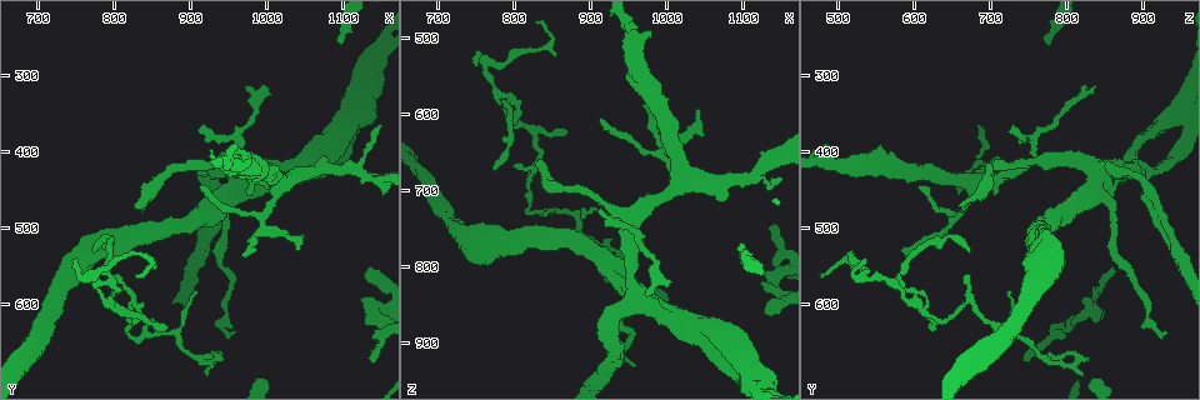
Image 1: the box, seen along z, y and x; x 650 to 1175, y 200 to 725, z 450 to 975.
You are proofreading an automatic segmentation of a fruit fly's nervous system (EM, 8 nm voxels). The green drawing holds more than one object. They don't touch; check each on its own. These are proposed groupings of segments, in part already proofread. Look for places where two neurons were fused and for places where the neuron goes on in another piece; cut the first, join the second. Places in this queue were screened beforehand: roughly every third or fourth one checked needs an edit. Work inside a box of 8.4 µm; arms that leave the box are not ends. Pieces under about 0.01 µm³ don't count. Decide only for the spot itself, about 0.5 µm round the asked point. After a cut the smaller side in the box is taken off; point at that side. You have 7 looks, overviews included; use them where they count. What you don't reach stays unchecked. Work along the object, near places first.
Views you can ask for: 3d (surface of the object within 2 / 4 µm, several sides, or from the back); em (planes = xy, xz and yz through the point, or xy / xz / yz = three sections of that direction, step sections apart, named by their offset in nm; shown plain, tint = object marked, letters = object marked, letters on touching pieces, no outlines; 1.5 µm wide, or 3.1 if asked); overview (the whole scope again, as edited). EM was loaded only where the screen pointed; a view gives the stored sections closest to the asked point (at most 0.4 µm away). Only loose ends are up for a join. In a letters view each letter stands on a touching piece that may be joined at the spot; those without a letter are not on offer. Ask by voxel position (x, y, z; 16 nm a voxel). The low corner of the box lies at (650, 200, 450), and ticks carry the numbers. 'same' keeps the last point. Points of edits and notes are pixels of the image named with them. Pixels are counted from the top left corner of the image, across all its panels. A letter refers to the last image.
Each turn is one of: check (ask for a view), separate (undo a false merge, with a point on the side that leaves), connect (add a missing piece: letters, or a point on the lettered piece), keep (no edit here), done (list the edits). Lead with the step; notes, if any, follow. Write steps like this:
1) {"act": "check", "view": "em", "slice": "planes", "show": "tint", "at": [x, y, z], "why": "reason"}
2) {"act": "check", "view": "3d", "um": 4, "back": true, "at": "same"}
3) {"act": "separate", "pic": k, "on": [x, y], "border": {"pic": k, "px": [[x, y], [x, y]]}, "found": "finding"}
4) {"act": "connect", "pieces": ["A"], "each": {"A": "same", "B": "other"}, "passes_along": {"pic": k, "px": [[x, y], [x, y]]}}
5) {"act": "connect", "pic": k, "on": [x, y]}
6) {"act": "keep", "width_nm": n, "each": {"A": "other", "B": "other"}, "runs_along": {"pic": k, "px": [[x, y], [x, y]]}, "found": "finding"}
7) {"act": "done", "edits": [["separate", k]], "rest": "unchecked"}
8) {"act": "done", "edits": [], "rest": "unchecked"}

{"act": "check", "view": "em", "slice": "planes", "show": "tint", "at": [960, 430, 840], "why": "sharp bend"}

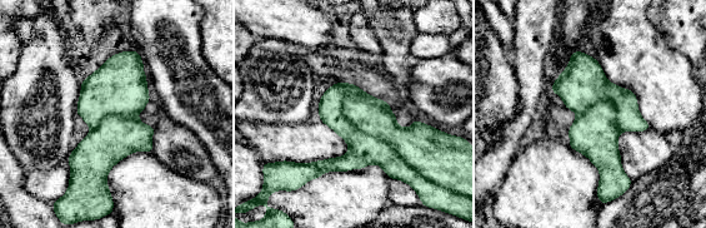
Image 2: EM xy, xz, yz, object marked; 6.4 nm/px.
{"act": "check", "view": "em", "slice": "planes", "show": "letters", "at": "same"}

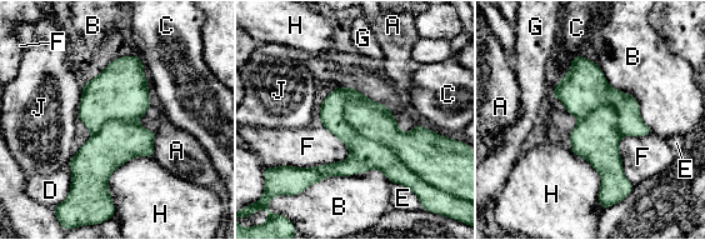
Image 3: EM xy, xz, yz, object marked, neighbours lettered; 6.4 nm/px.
{"act": "keep", "each": {"A": "other", "B": "other", "C": "other", "D": "other", "E": "other", "F": "other", "G": "other", "H": "other", "J": "other"}, "found": "one neuron here"}

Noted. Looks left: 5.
{"act": "check", "view": "3d", "um": 2, "at": [1135, 675, 745], "why": "branch stops here"}

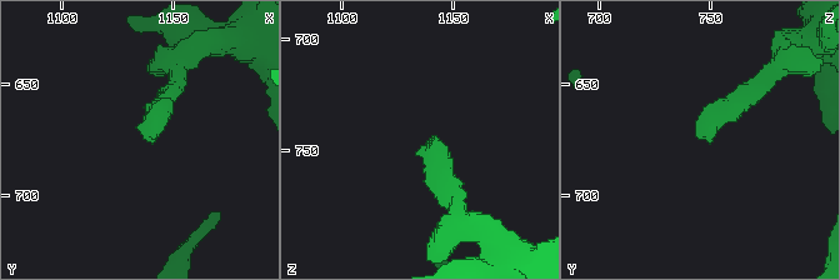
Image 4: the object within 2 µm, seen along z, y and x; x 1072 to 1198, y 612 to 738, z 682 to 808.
{"act": "check", "view": "em", "slice": "planes", "show": "tint", "at": [1134, 672, 749]}

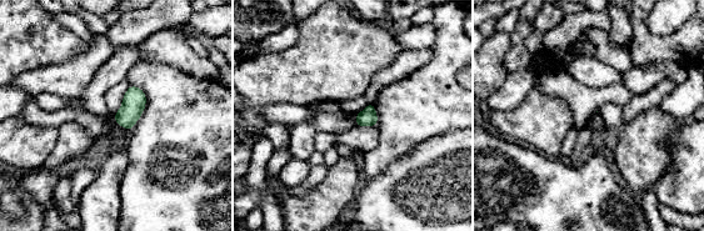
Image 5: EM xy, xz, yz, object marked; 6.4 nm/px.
{"act": "check", "view": "em", "slice": "planes", "show": "letters", "at": "same"}

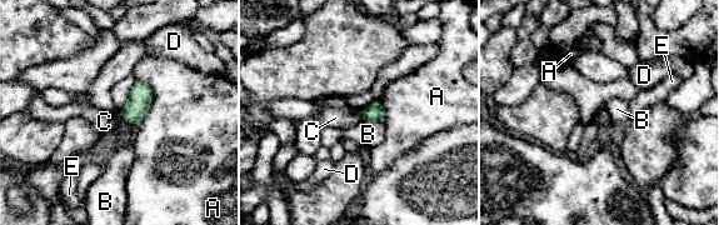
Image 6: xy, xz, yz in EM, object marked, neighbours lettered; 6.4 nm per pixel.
{"act": "keep", "each": {"A": "other", "B": "other", "C": "other", "D": "other", "E": "other"}, "border": {"pic": 6, "px": [[360, 110], [363, 119]]}, "found": "none of them fits"}

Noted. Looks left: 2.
{"act": "check", "view": "em", "slice": "planes", "show": "letters", "at": [955, 635, 935], "why": "an open end"}

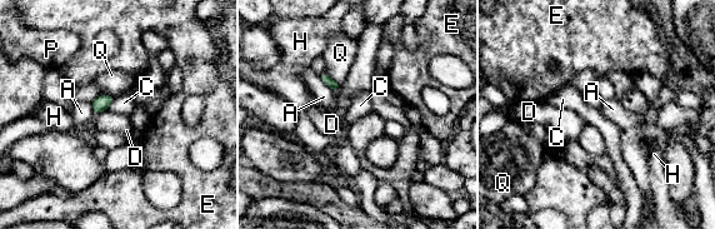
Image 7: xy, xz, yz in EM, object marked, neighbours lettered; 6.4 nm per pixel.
{"act": "keep", "each": {"A": "other", "C": "other", "D": "other", "E": "other", "H": "other", "P": "other", "Q": "other"}, "border": {"pic": 7, "px": [[318, 74], [335, 91]]}, "found": "no lettered piece goes on from it"}

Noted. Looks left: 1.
{"act": "done", "edits": [], "rest": "unchecked"}

